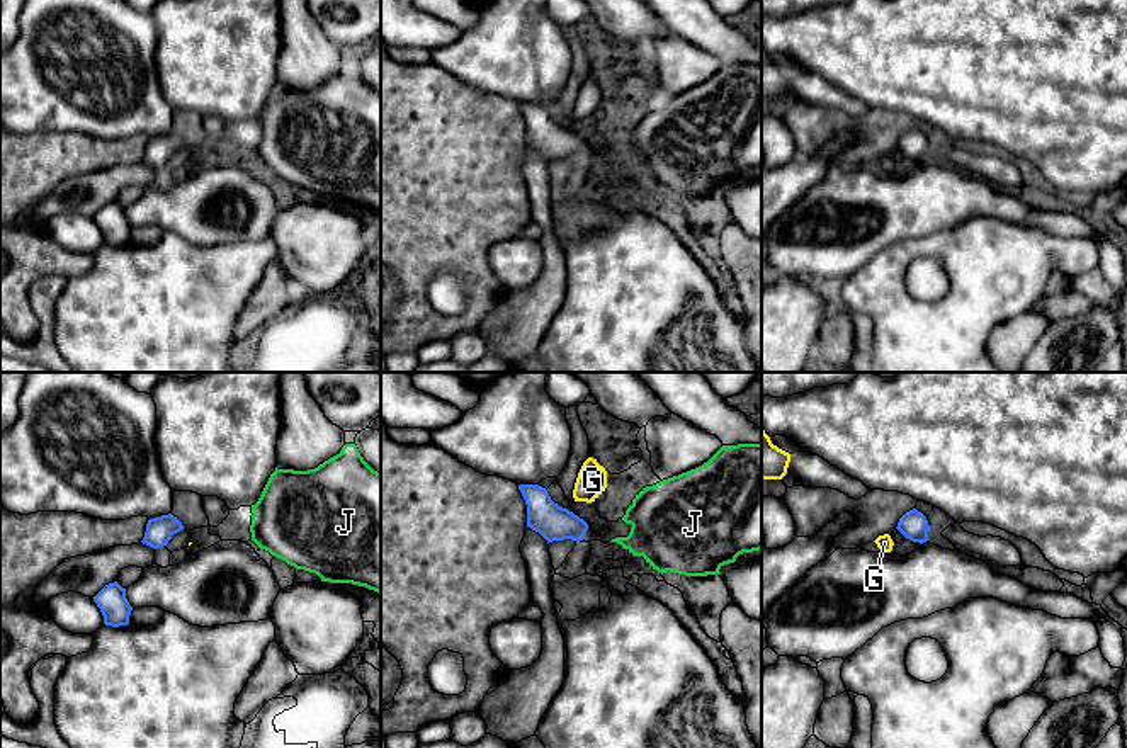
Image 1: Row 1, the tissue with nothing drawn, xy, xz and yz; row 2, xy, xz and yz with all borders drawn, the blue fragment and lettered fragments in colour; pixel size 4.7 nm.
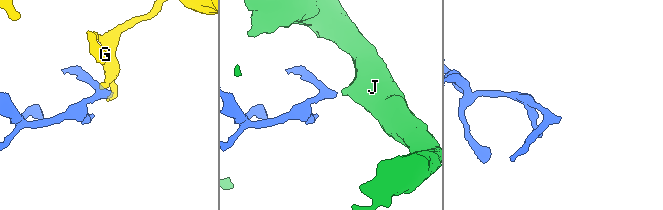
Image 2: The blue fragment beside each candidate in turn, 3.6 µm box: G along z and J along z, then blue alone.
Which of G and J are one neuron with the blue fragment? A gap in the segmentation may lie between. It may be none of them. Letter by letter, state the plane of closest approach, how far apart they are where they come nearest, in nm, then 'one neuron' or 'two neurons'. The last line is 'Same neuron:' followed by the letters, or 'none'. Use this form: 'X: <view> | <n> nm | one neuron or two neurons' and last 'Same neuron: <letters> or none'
G: yz | 50 nm | two neurons
J: xz | 130 nm | one neuron
Same neuron: J

